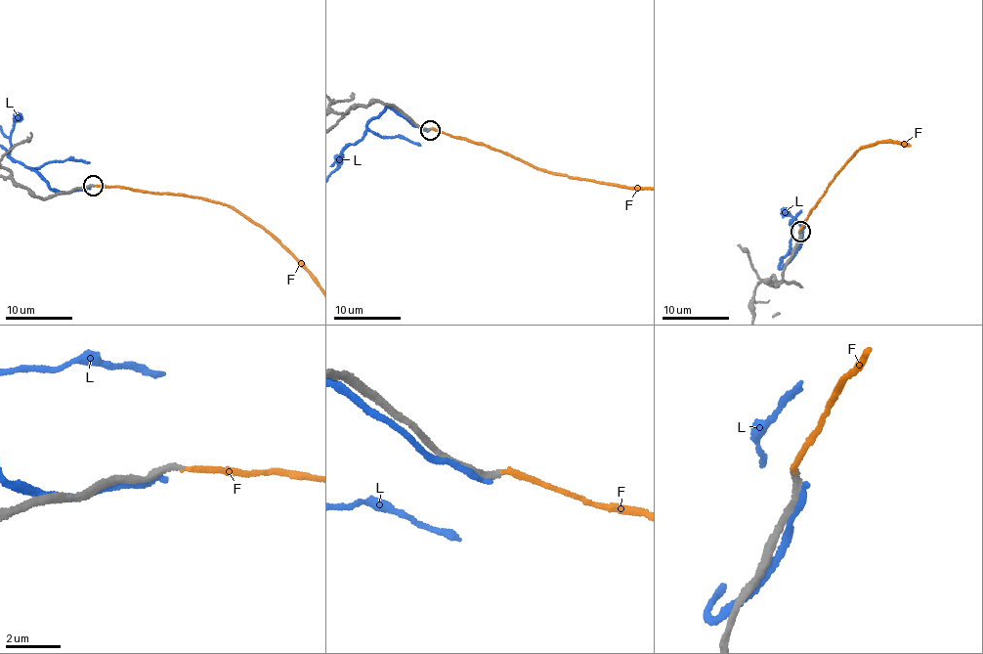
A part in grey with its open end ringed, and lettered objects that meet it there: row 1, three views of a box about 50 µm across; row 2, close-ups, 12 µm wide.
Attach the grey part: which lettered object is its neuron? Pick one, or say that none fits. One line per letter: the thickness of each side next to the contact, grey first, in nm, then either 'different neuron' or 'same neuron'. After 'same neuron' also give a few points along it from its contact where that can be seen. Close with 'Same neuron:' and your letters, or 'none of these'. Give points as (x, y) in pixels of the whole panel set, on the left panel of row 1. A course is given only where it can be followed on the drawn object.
F: 220 nm thick on the grey side, 200 nm on the other; different neuron
L: 240 nm thick on the grey side, 280 nm on the other; different neuron
Same neuron: none of these

